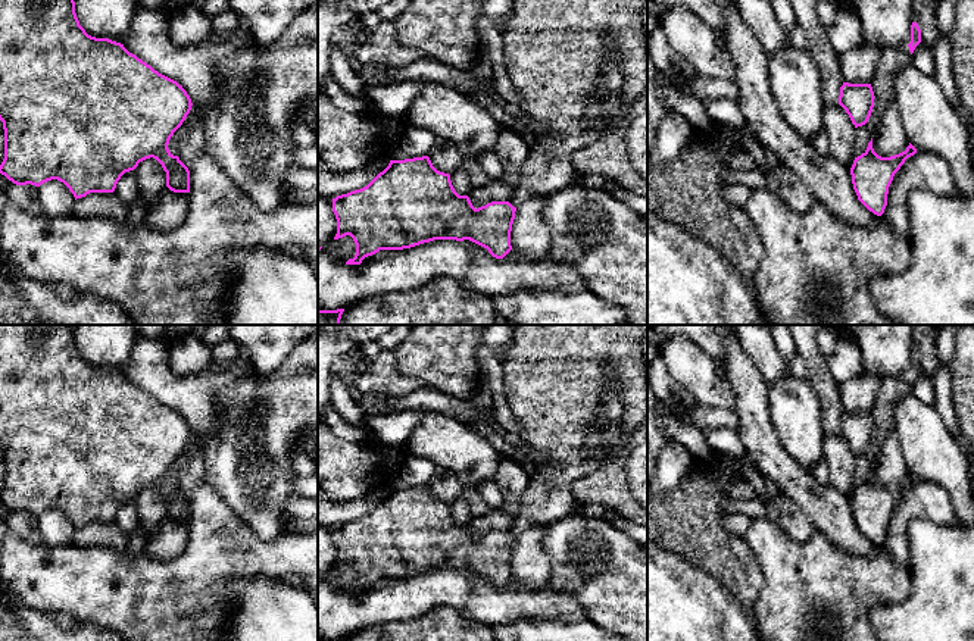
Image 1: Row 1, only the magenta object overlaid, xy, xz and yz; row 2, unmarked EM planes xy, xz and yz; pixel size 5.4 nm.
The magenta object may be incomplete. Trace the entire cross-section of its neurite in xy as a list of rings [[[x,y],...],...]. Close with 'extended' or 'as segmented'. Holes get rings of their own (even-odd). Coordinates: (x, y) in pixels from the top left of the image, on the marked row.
[[[0,0],[0,121],[4,129],[4,159],[0,173],[16,185],[35,185],[57,179],[74,194],[75,200],[90,193],[113,193],[125,172],[134,171],[140,162],[156,159],[166,172],[166,187],[174,193],[190,193],[190,171],[174,156],[169,140],[191,110],[191,99],[177,81],[159,74],[150,65],[129,53],[124,44],[109,38],[96,38],[85,32],[75,13],[74,0]]] | as segmented

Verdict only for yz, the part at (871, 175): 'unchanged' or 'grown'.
unchanged

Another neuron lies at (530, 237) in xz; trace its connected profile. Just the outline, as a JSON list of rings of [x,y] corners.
[[[543,197],[519,204],[511,231],[512,251],[522,257],[541,257],[549,253],[552,241],[543,221]]]

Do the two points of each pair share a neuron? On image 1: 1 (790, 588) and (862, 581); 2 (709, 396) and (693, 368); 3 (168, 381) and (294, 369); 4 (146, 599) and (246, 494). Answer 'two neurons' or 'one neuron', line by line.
1: one neuron
2: one neuron
3: one neuron
4: two neurons

